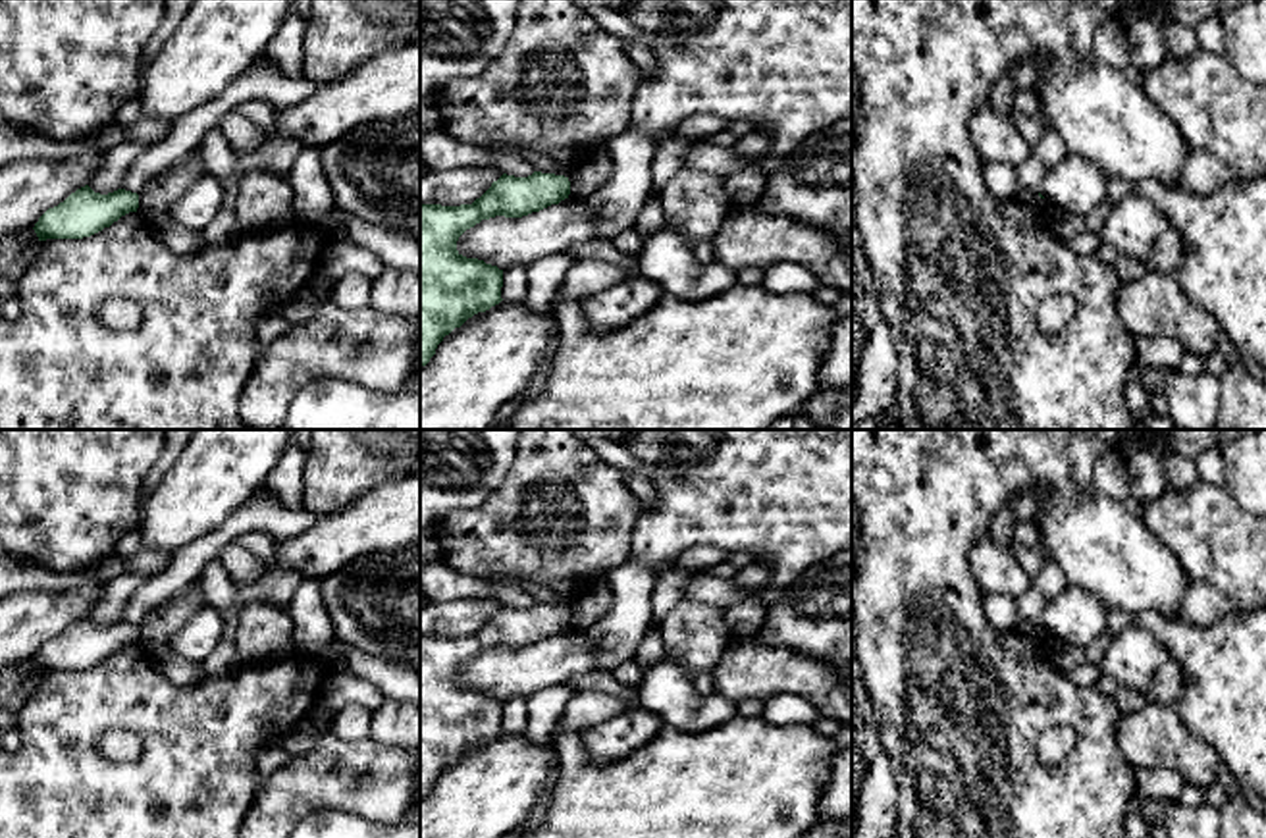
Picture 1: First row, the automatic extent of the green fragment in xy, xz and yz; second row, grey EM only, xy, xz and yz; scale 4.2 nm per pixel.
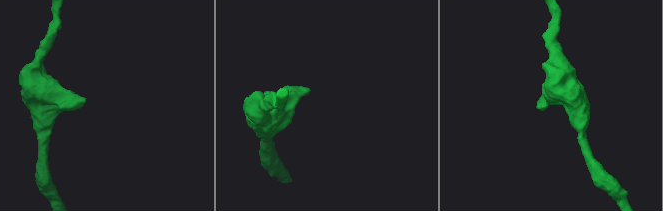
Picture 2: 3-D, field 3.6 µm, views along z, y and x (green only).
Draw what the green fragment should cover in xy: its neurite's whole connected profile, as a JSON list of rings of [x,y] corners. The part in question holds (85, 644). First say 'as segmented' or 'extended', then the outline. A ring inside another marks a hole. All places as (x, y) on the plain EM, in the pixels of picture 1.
as segmented | [[[85,616],[58,638],[48,640],[33,661],[39,672],[83,670],[110,659],[121,647],[137,643],[137,640],[137,624],[118,620],[114,624],[100,626]]]

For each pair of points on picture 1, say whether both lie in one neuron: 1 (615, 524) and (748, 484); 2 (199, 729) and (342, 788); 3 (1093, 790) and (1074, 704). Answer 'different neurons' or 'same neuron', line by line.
1: different neurons
2: different neurons
3: same neuron

